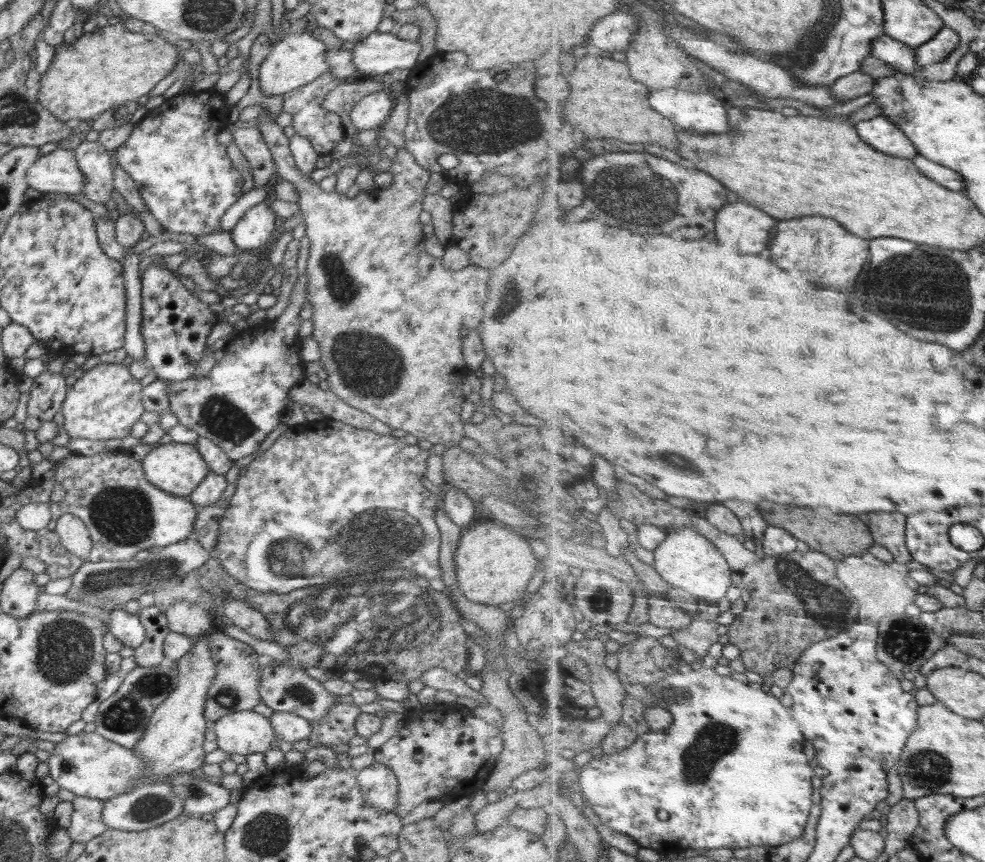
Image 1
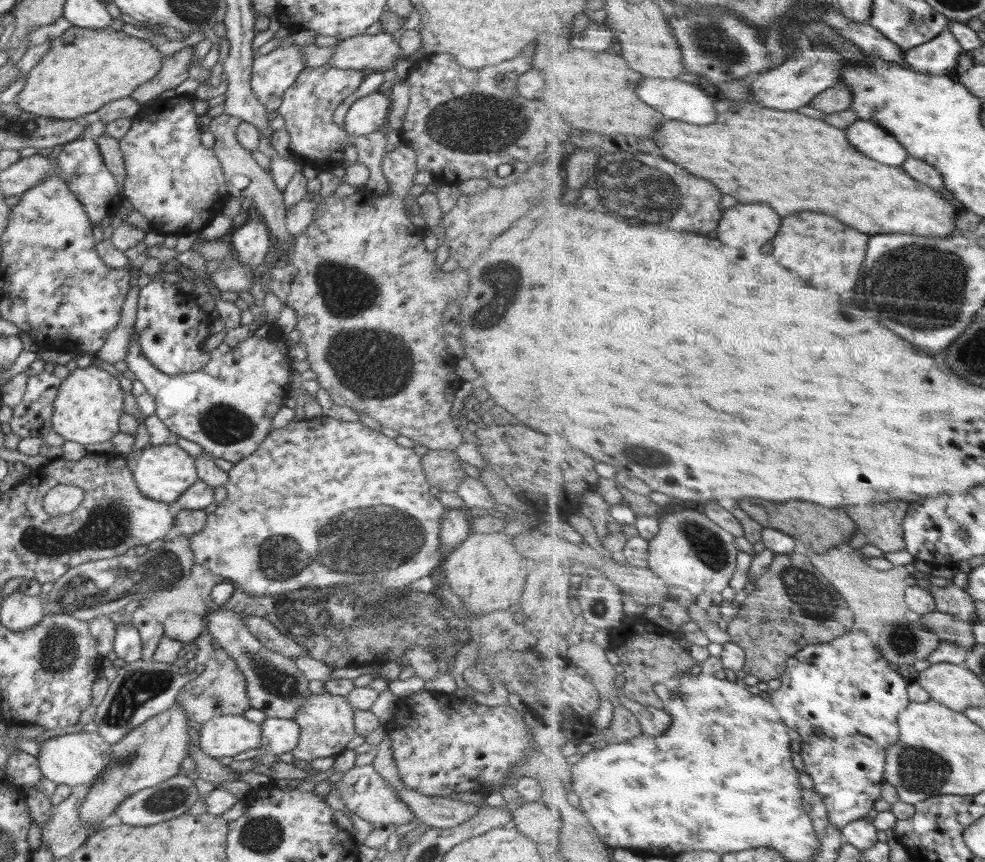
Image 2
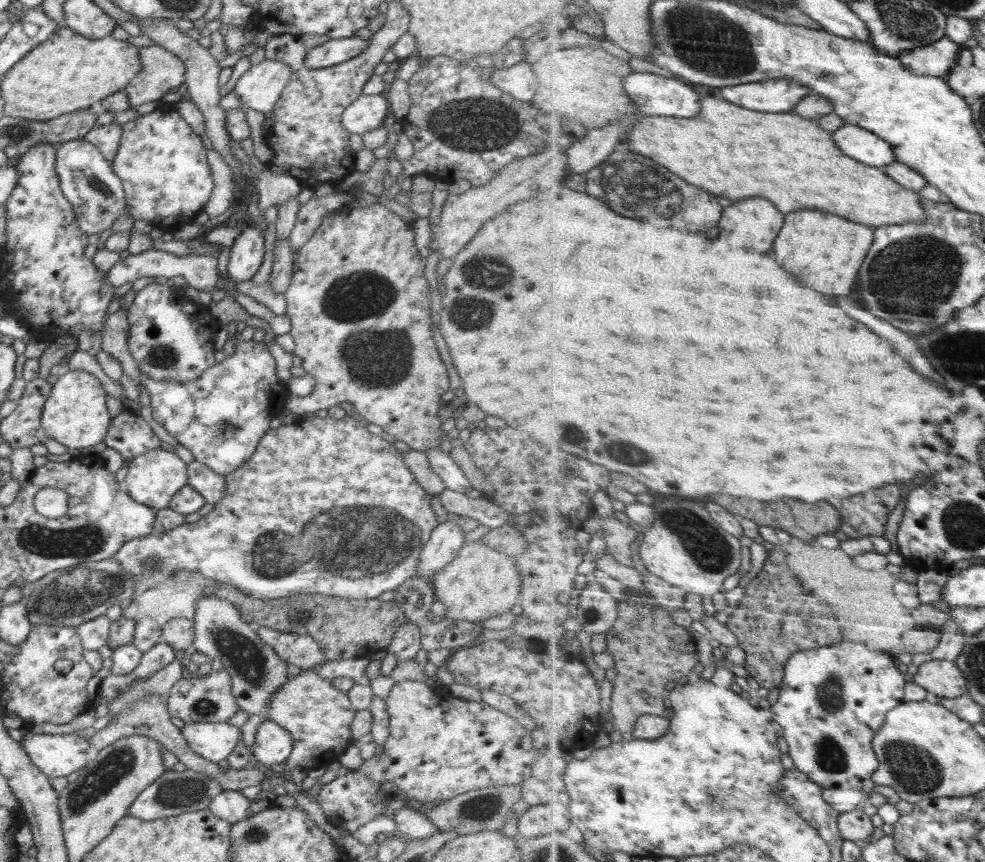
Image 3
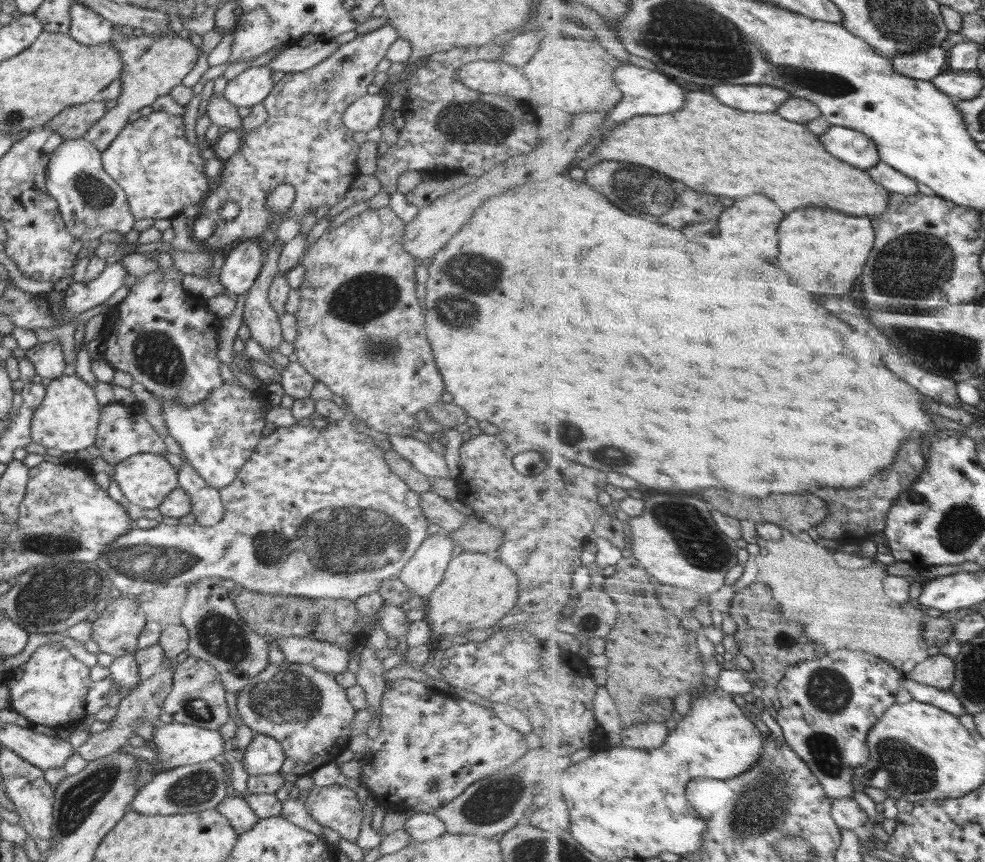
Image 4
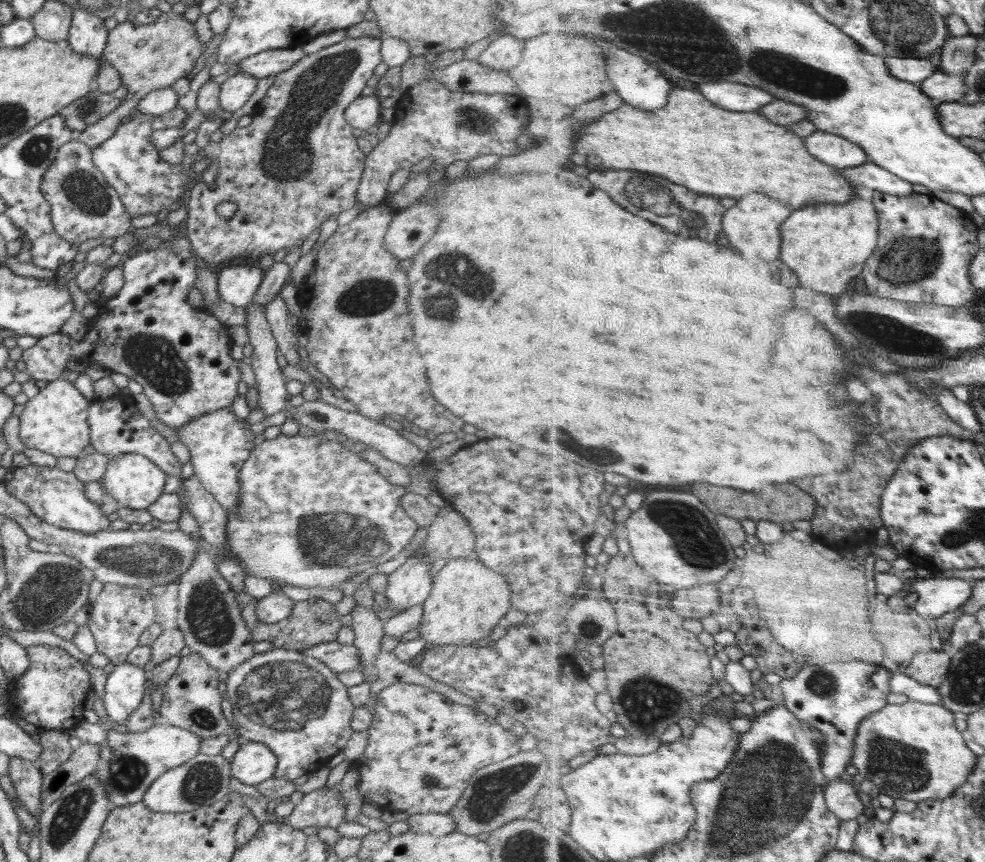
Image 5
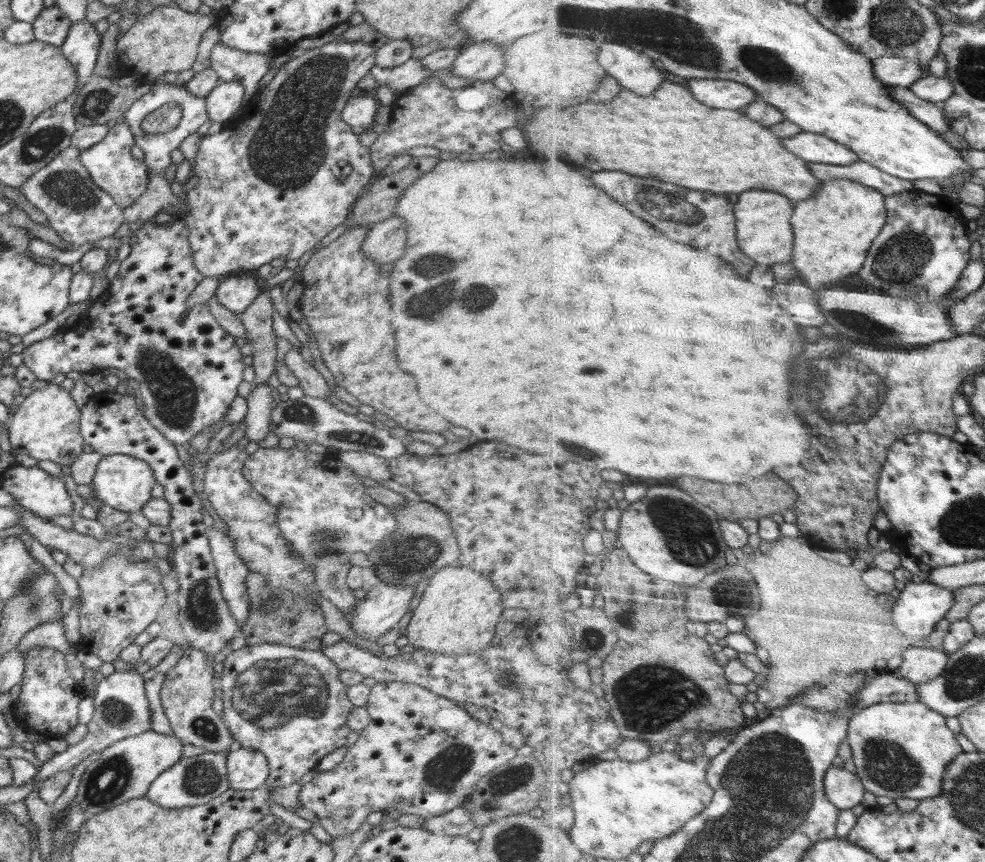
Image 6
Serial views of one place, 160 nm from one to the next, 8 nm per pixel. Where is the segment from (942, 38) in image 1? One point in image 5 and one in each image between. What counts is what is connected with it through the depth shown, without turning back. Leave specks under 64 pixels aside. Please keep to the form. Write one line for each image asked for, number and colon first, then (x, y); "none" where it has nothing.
2: (939, 56)
3: (939, 59)
4: (927, 65)
5: (917, 70)

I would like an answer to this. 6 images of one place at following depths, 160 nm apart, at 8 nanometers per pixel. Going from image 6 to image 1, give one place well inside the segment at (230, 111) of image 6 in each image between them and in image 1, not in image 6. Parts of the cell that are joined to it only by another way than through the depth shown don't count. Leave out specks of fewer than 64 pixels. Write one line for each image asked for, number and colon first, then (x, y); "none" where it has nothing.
1: (298, 59)
2: (272, 73)
3: (261, 85)
4: (253, 85)
5: (234, 92)

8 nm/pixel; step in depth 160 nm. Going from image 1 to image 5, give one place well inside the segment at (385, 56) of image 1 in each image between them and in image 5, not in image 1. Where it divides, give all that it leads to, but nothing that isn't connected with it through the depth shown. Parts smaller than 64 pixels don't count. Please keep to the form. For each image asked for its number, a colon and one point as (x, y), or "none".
2: (370, 53)
3: (334, 51)
4: (294, 58)
5: (268, 63)

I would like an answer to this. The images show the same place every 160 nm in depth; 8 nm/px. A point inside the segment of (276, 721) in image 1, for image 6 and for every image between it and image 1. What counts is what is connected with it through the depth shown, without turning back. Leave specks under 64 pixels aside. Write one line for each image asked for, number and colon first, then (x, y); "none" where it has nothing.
2: (278, 735)
3: (273, 745)
4: (264, 755)
5: (254, 764)
6: (247, 769)

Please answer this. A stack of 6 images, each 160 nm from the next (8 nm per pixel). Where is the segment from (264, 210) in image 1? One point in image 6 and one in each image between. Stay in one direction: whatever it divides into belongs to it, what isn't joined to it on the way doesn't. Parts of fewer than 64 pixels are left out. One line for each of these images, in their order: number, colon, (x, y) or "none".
2: (251, 241)
3: (245, 256)
4: (243, 262)
5: (236, 284)
6: (236, 293)

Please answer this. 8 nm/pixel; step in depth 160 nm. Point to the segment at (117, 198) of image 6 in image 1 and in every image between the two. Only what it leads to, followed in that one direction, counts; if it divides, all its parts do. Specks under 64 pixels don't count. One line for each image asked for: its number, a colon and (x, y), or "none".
1: (185, 178)
2: (178, 185)
3: (162, 164)
4: (161, 173)
5: (129, 162)

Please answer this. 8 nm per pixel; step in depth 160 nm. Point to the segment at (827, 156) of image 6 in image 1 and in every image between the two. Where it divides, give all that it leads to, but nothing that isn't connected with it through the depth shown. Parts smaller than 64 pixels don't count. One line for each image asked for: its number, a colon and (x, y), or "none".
1: (884, 134)
2: (873, 140)
3: (865, 145)
4: (853, 146)
5: (834, 149)

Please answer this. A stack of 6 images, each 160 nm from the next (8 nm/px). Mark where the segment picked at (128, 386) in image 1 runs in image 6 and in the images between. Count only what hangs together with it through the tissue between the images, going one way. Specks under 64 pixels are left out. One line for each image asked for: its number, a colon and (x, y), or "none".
2: (88, 405)
3: (75, 414)
4: (67, 419)
5: (55, 421)
6: (46, 425)

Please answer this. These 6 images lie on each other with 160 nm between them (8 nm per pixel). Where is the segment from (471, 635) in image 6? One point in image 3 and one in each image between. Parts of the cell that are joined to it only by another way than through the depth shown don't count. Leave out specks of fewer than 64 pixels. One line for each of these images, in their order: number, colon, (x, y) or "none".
3: (480, 583)
4: (477, 590)
5: (467, 600)

